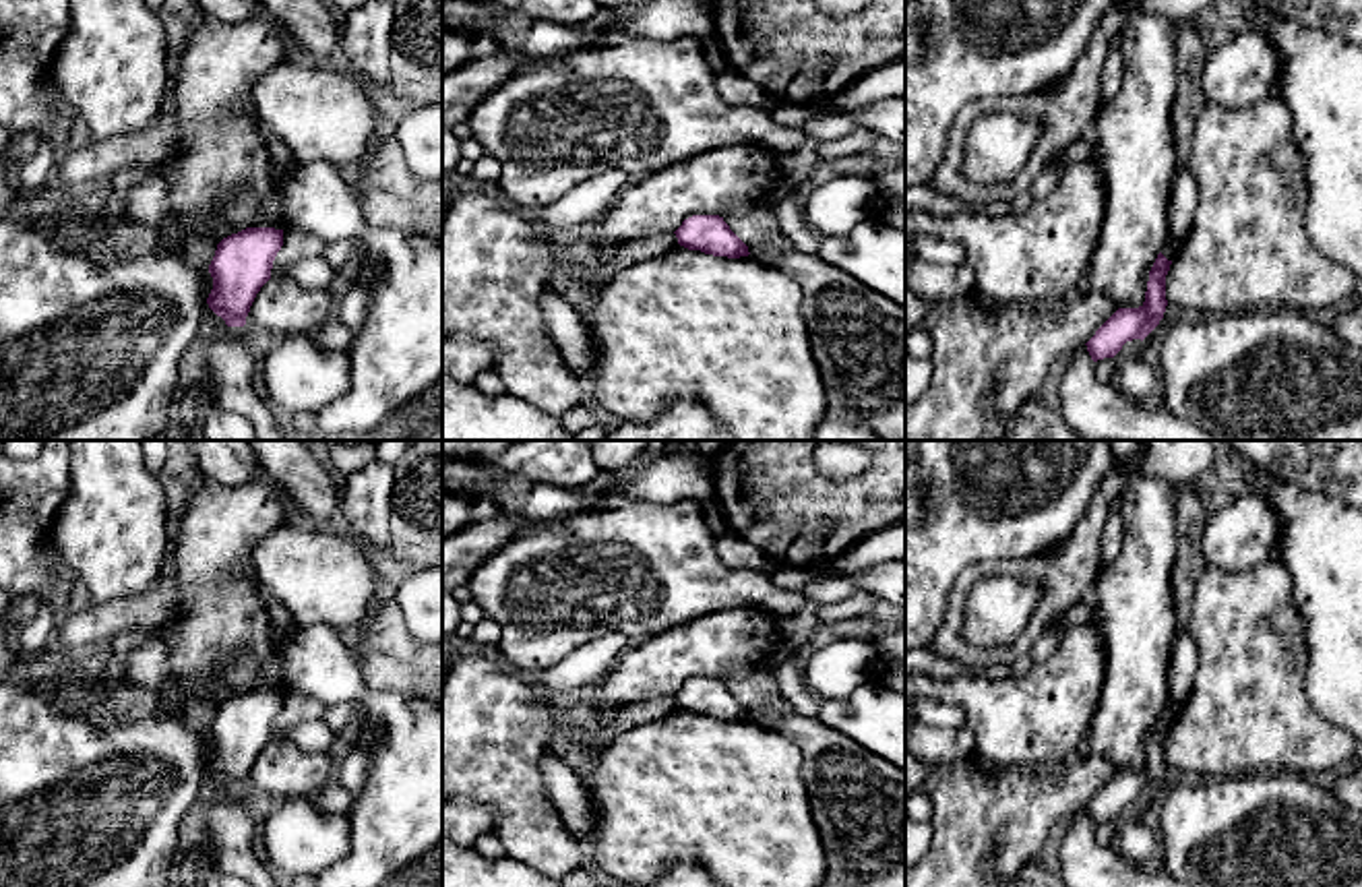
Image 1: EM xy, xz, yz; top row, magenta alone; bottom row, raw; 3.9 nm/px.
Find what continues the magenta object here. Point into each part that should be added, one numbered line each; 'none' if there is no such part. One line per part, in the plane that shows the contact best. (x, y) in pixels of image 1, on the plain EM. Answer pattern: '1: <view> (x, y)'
none

